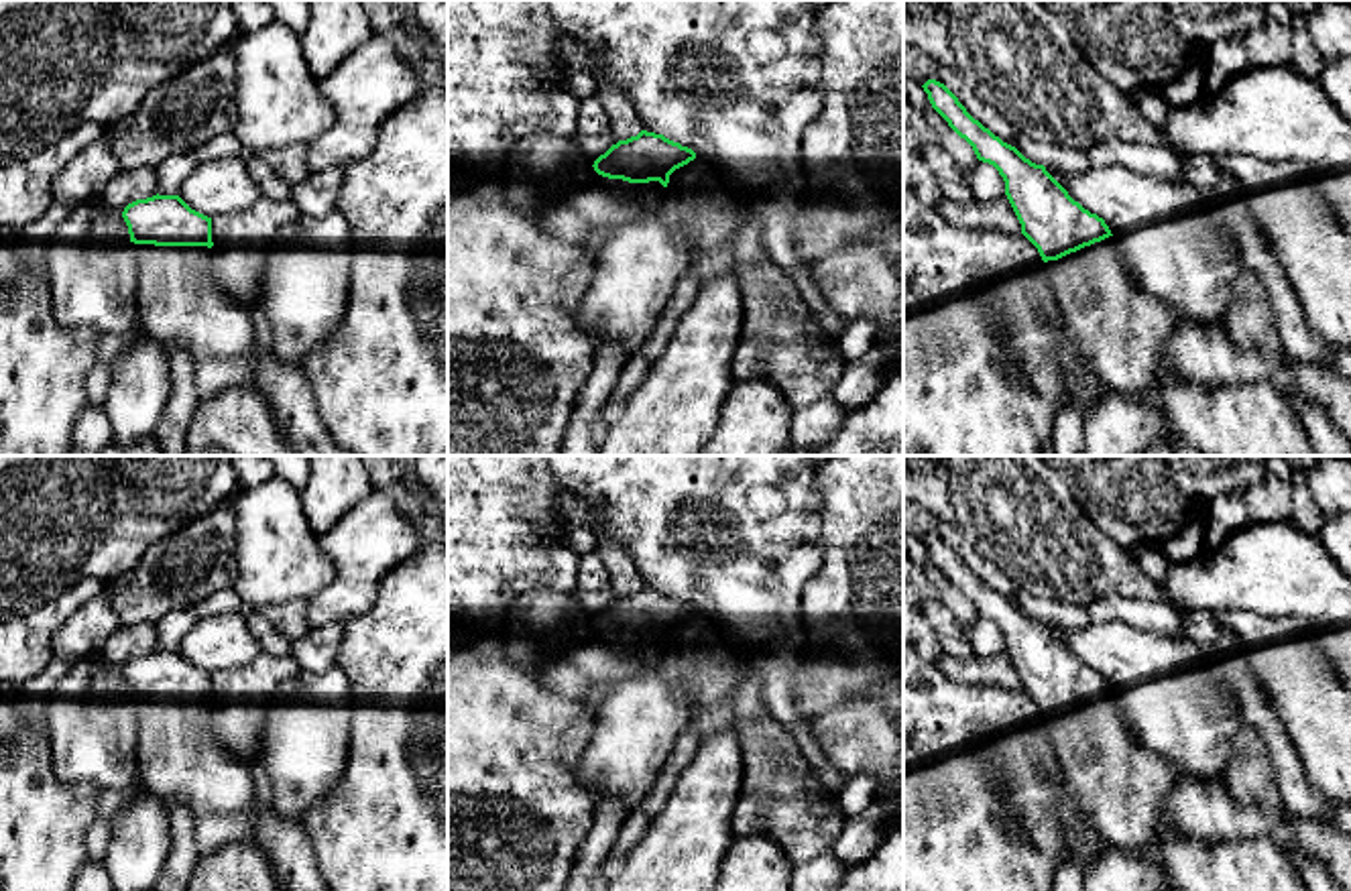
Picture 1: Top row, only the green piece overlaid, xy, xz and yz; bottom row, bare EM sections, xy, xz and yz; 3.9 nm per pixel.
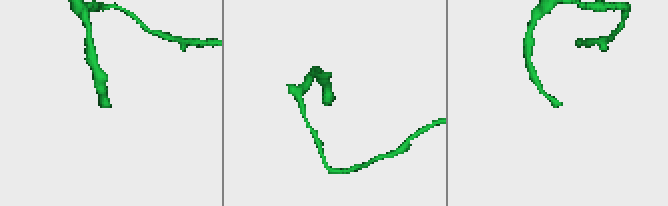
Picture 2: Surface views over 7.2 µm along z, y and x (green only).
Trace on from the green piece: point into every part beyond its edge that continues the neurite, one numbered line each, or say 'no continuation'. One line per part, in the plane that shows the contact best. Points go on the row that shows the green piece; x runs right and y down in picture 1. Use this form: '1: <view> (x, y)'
1: xy (180, 300)

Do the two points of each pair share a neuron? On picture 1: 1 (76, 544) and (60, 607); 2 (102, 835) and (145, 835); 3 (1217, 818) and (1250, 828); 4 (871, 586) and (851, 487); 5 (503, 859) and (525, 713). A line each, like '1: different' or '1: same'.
1: different
2: different
3: same
4: same
5: same

